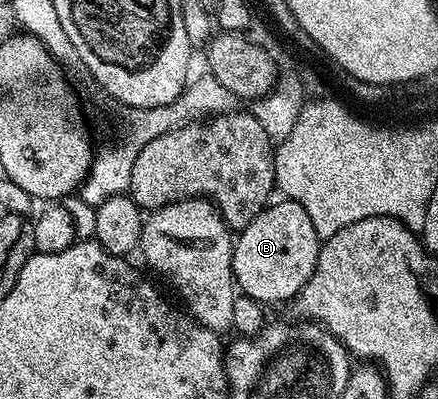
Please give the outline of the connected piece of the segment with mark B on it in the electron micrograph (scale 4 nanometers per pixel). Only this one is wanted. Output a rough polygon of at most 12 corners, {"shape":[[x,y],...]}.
{"shape":[[283,197],[231,252],[238,290],[264,305],[294,300],[321,242]]}

